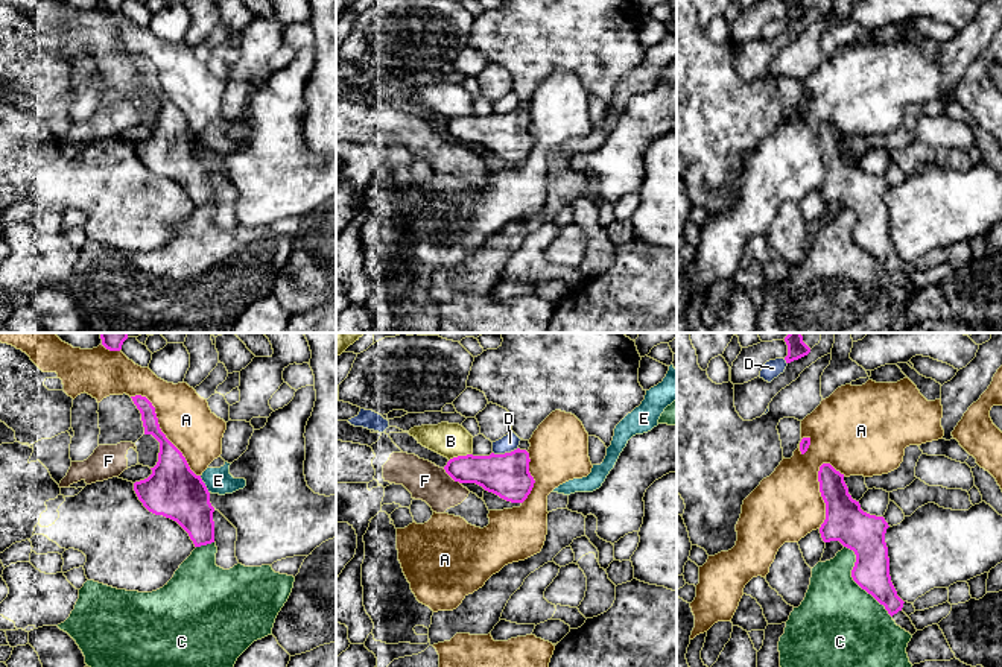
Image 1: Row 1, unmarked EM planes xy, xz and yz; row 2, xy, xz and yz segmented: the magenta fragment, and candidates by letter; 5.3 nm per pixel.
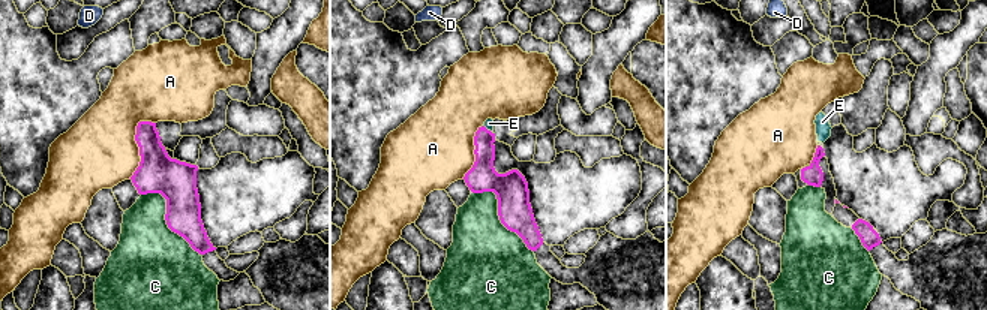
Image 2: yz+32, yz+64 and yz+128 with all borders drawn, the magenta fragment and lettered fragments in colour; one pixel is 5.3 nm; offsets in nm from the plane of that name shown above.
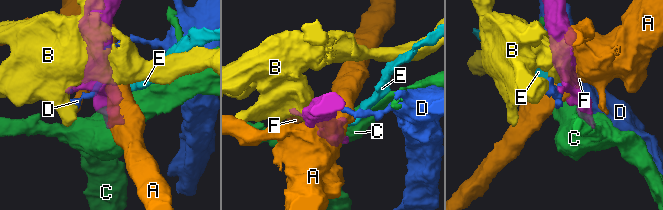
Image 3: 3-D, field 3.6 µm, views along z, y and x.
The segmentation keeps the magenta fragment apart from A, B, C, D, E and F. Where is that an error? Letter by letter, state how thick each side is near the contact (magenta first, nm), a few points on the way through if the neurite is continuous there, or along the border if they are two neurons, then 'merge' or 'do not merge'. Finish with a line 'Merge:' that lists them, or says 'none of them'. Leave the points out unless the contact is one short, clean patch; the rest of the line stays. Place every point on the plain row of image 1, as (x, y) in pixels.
A: calibres 200 and 280 nm; do not merge
B: calibres 220 and 180 nm; do not merge
C: calibres 200 and 460 nm; do not merge
D: calibres 220 and 90 nm; do not merge
E: calibres 280 and 140 nm; way xy (174, 151), (193, 151), (204, 145), (218, 140); merge
F: calibres 200 and 200 nm; border xz (443, 128), (459, 143); do not merge
Merge: E

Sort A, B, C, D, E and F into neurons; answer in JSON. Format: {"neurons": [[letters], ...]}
{"neurons": [["A"], ["B"], ["C"], ["D"], ["E"], ["F"]]}

